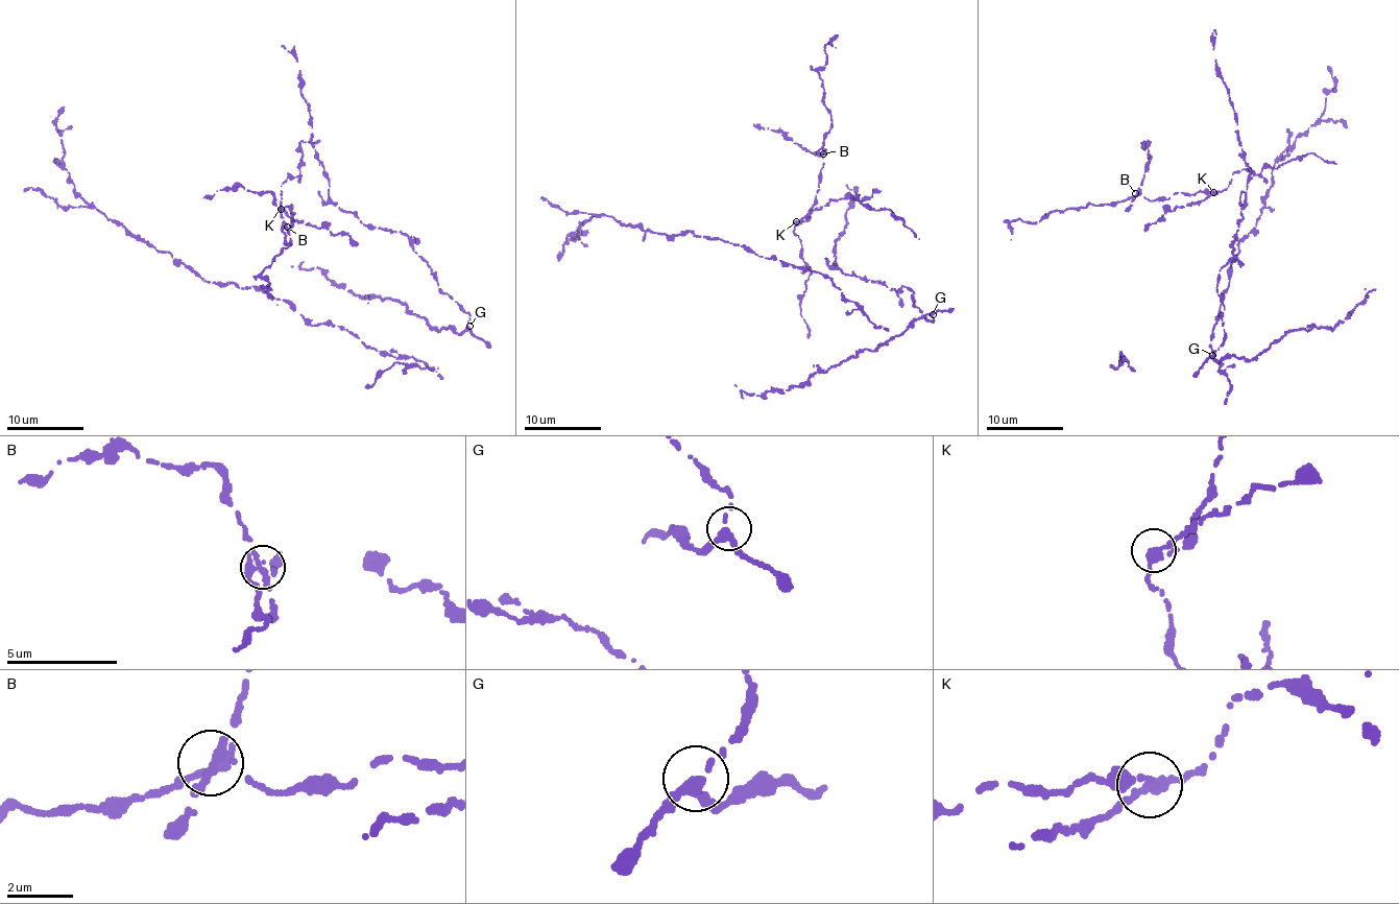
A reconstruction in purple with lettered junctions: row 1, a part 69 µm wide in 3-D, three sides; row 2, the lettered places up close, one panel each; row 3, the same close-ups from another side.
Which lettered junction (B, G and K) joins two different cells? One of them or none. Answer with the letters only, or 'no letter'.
K

